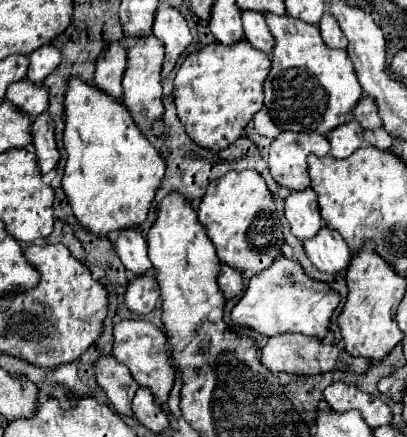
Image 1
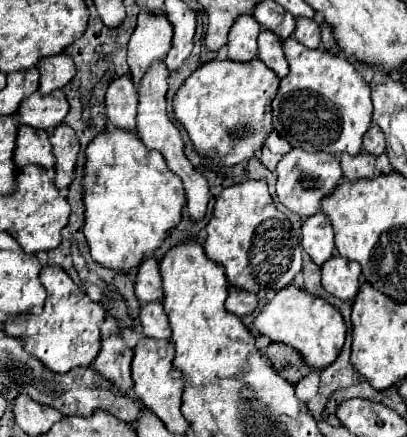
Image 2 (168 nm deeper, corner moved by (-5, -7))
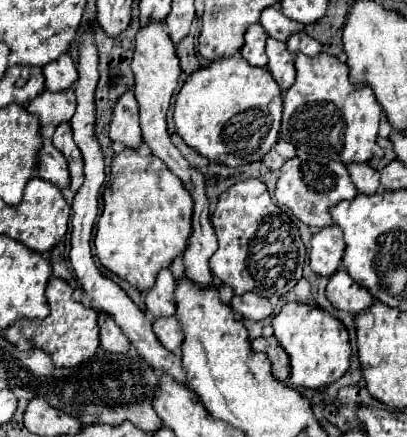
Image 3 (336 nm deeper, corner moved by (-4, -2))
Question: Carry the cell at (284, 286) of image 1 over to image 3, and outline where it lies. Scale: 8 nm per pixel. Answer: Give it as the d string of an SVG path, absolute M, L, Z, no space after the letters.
M287 302L277 314L273 314L273 330L279 344L291 358L291 382L297 388L323 388L345 374L349 368L349 336L341 320L321 310L319 306Z

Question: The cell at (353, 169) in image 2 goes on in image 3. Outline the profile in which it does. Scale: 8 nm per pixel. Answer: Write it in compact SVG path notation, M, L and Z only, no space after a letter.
M359 162L347 164L347 170L349 170L351 180L353 180L353 184L357 186L359 192L377 192L377 188L379 188L379 172L375 168L371 168L367 162L363 162L363 164L359 164Z

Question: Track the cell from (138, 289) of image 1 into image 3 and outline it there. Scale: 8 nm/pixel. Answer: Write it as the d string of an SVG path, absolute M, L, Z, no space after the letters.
M159 316L159 318L155 318L153 320L153 332L167 350L175 350L183 342L183 332L181 332L181 326L179 326L175 316L167 316L167 318Z

